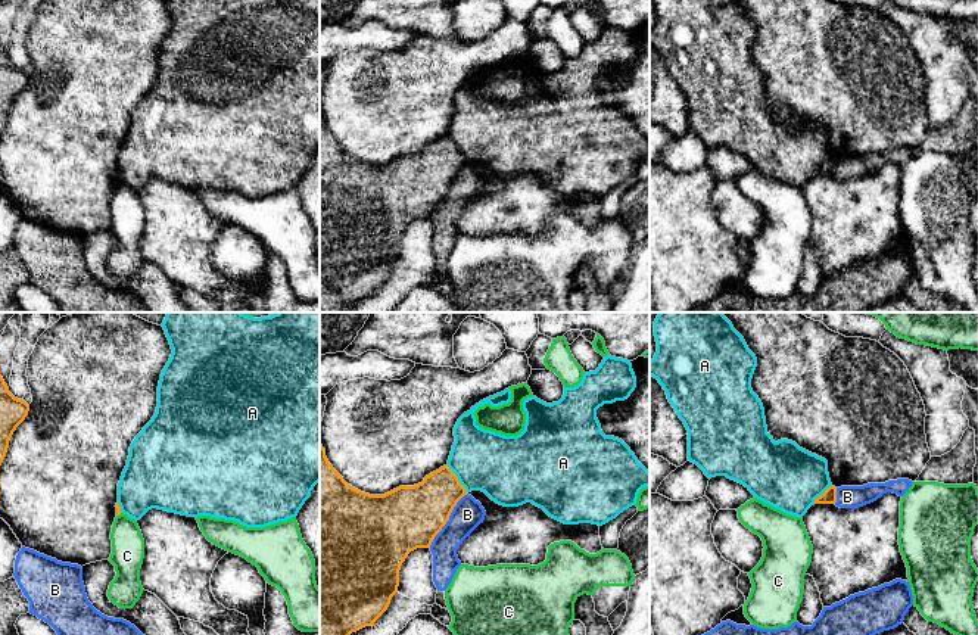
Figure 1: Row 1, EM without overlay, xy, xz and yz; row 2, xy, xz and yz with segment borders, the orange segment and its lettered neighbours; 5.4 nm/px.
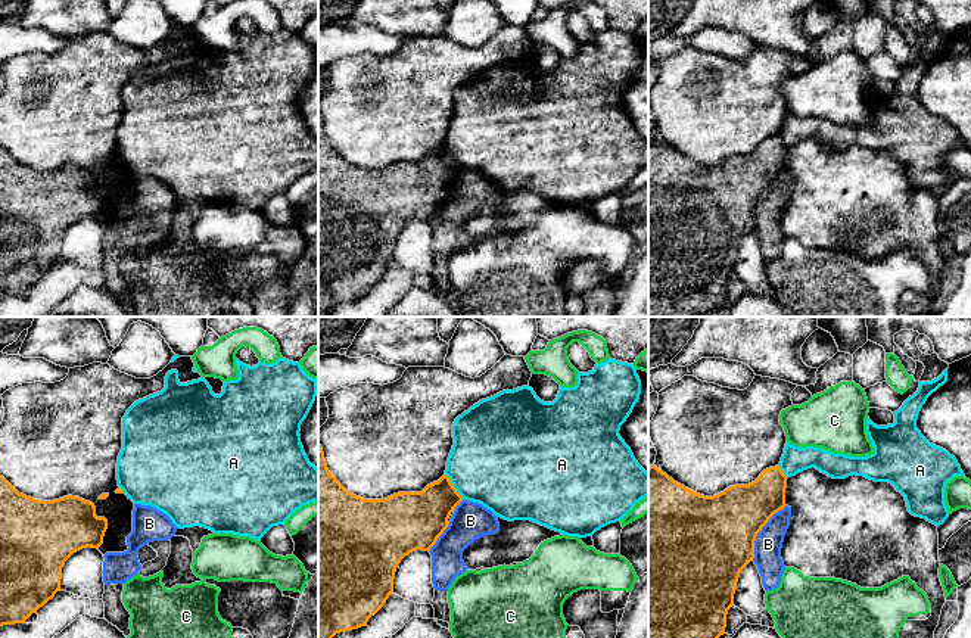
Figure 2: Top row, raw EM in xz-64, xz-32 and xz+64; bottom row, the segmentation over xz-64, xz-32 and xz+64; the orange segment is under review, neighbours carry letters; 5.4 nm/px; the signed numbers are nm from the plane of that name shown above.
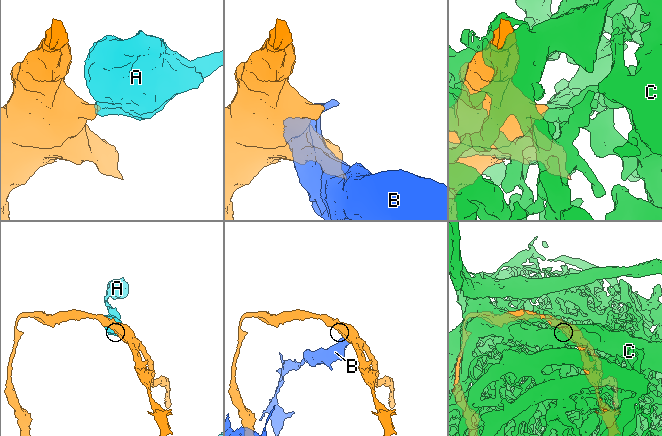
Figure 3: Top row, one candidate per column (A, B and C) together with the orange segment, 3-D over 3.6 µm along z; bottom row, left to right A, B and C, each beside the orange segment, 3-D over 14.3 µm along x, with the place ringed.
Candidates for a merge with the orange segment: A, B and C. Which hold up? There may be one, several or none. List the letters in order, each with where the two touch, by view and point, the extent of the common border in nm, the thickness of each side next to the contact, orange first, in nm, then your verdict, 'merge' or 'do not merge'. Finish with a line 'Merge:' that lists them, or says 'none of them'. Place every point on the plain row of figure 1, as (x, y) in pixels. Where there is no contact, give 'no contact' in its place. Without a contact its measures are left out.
A: xz (457, 149) | 200 nm | 280/340 nm | do not merge
B: xz (448, 189) | 360 nm | 340/170 nm | do not merge
C: xy (118, 184) | 40 nm | 30/180 nm | do not merge
Merge: none of them

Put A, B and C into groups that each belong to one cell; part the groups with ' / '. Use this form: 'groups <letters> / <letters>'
groups A / B / C

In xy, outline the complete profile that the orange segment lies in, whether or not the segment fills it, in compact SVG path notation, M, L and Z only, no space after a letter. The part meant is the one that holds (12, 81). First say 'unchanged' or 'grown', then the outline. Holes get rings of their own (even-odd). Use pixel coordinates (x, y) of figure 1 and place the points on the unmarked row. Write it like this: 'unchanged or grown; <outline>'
unchanged; M0 46L0 136L6 127L13 102L25 90L28 81L29 75L15 68Z

